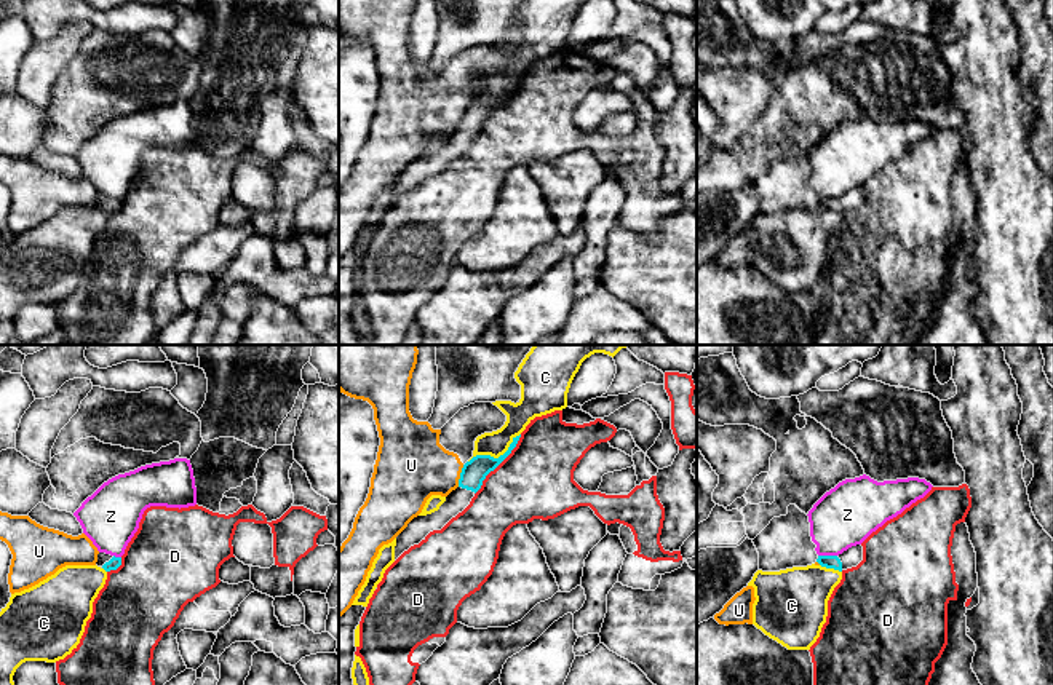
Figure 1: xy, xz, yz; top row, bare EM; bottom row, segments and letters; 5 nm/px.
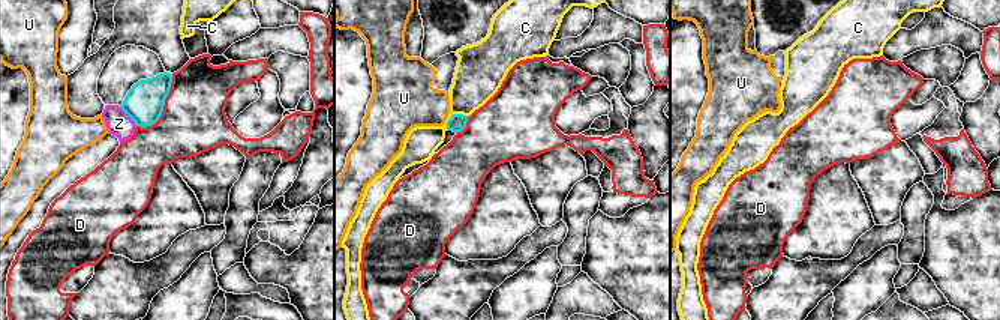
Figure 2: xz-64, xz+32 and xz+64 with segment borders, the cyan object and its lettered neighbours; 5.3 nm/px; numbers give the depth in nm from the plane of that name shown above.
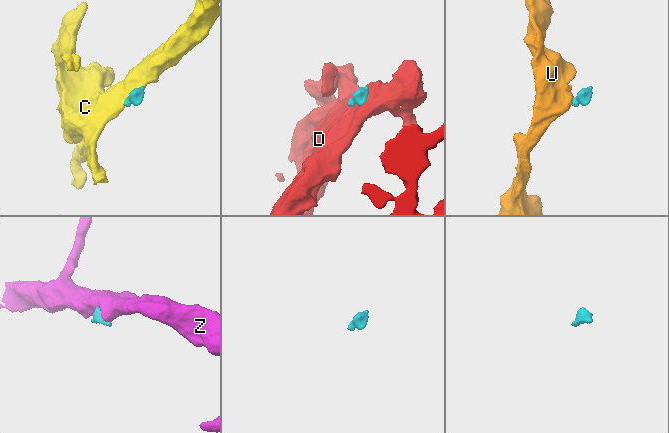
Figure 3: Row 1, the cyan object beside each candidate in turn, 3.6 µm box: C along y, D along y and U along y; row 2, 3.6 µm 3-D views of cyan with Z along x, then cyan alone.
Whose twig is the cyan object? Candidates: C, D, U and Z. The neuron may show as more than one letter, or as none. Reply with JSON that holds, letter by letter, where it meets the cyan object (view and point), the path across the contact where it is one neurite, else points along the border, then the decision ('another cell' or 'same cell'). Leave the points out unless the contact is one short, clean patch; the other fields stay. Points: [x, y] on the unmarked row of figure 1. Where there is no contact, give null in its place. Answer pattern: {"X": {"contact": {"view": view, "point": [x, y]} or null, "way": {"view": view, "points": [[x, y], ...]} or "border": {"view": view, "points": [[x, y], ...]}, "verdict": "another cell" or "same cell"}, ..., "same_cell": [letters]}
{"C": {"contact": {"view": "xz", "point": [496, 101]}, "border": {"view": "xz", "points": [[520, 75], [497, 99], [475, 98], [468, 104]]}, "verdict": "another cell"}, "D": {"contact": {"view": "xz", "point": [497, 107]}, "border": {"view": "xz", "points": [[521, 77], [516, 88], [486, 118], [475, 136]]}, "verdict": "another cell"}, "U": {"contact": {"view": "xz", "point": [460, 118]}, "border": {"view": "xz", "points": [[464, 107], [457, 128]]}, "verdict": "another cell"}, "Z": {"contact": {"view": "yz", "point": [828, 198]}, "border": {"view": "yz", "points": [[818, 197], [836, 198]]}, "verdict": "another cell"}, "same_cell": []}

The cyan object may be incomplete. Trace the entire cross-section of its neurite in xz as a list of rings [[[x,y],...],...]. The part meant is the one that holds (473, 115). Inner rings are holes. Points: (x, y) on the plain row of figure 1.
[[[521,77],[513,80],[508,93],[494,101],[491,97],[476,97],[462,110],[459,129],[452,133],[438,153],[414,160],[407,169],[396,179],[395,203],[411,188],[419,187],[433,172],[441,172],[452,160],[462,155],[481,131],[486,118],[494,113],[516,89]]]

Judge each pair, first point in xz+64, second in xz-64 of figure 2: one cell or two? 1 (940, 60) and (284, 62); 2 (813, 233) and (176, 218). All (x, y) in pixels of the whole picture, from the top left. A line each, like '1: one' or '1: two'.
1: one
2: one

